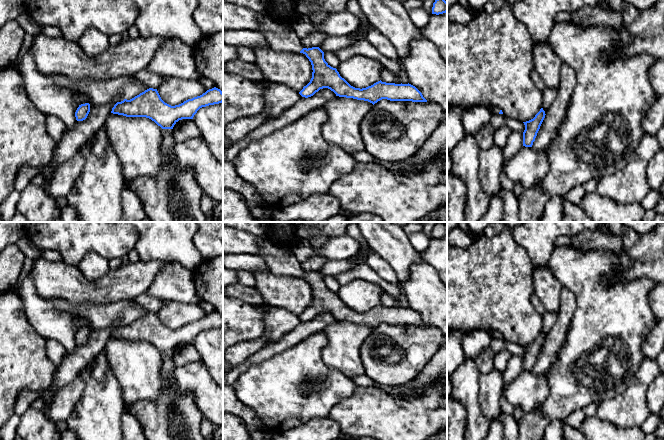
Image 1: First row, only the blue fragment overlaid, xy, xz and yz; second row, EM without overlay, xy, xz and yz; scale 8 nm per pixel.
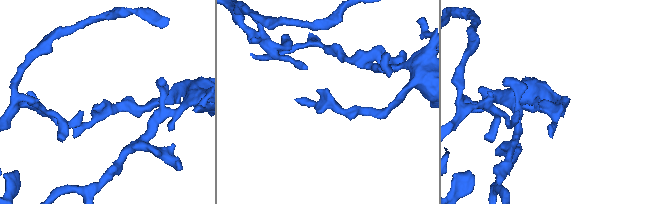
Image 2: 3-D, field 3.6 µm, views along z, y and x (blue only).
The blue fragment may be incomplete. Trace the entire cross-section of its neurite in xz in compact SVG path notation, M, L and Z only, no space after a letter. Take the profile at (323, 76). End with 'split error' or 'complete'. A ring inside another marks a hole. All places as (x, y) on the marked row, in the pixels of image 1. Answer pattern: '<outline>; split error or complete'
M319 47L303 48L300 53L306 55L313 70L310 82L299 92L302 97L311 97L320 89L328 88L336 96L364 100L373 105L382 99L427 102L422 93L409 83L395 84L380 80L366 88L355 88L340 76L336 68L325 61L324 52Z; complete

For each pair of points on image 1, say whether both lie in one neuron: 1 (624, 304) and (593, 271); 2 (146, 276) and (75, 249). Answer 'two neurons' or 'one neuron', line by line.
1: one neuron
2: two neurons

